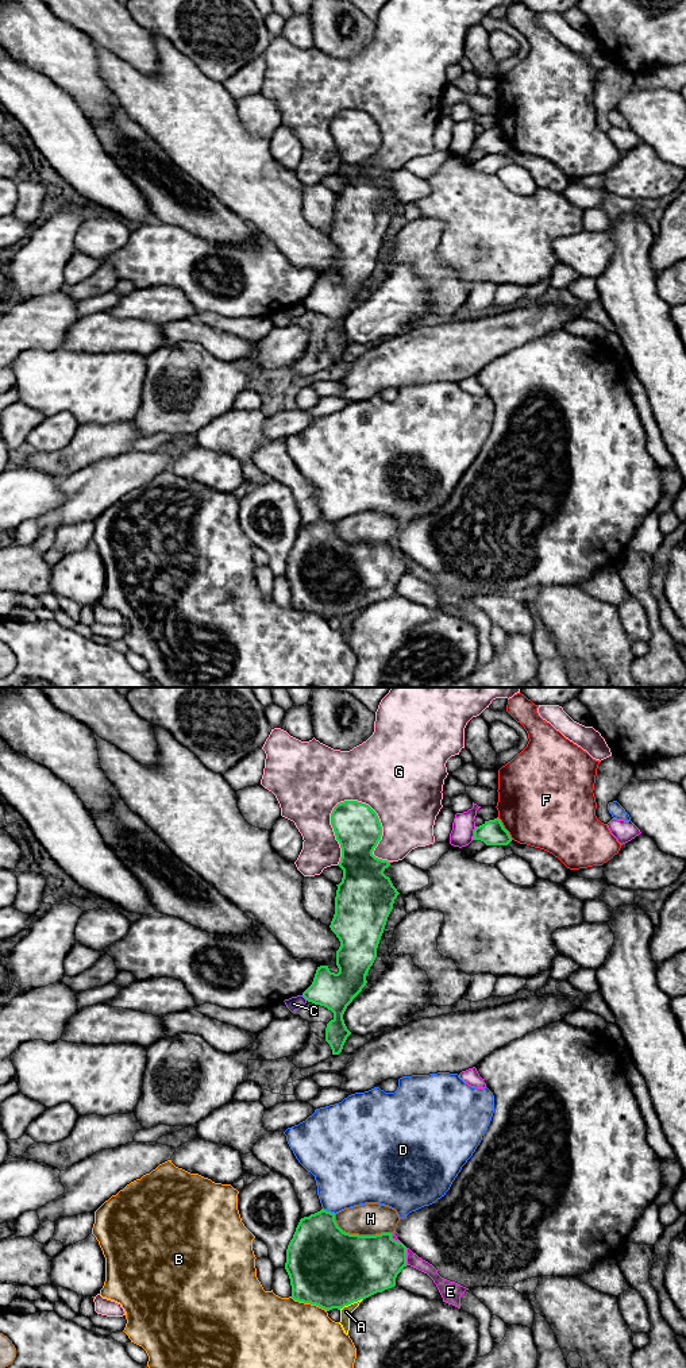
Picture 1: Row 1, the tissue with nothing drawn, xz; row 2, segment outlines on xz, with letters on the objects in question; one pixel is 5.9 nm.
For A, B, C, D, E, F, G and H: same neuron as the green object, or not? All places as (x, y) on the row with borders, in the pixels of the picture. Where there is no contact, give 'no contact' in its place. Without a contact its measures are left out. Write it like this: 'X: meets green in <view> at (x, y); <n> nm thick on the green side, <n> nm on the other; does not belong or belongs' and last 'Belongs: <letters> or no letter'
A: meets green in xz at (350, 1303); 460 nm thick on the green side, 70 nm on the other; does not belong
B: meets green in xz at (309, 1302); 480 nm thick on the green side, 420 nm on the other; does not belong
C: meets green in xz at (304, 997); 220 nm thick on the green side, 80 nm on the other; does not belong
D: meets green in xz at (330, 1212); 380 nm thick on the green side, 400 nm on the other; does not belong
E: meets green in xz at (405, 1256); 360 nm thick on the green side, 80 nm on the other; does not belong
F: meets green in xz at (504, 828); 150 nm thick on the green side, 480 nm on the other; does not belong
G: meets green in xz at (380, 824); 280 nm thick on the green side, 440 nm on the other; does not belong
H: meets green in xz at (358, 1234); 460 nm thick on the green side, 190 nm on the other; does not belong
Belongs: no letter

